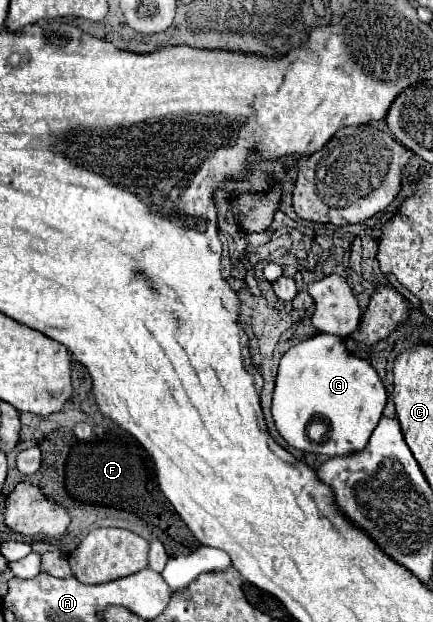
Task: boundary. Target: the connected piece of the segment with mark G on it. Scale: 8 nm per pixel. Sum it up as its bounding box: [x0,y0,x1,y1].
[271,334,387,456]

